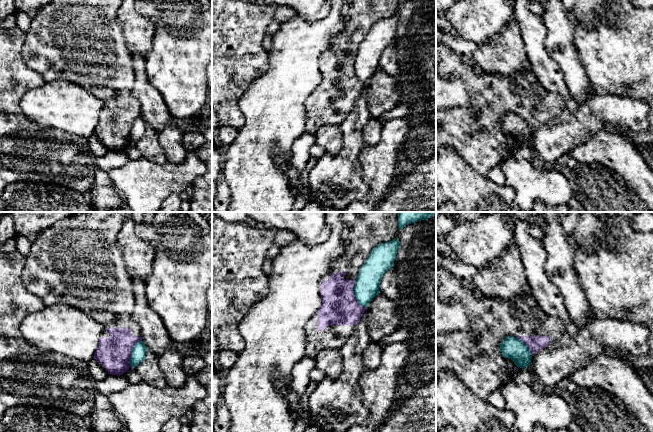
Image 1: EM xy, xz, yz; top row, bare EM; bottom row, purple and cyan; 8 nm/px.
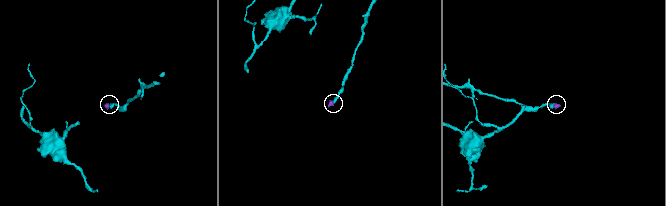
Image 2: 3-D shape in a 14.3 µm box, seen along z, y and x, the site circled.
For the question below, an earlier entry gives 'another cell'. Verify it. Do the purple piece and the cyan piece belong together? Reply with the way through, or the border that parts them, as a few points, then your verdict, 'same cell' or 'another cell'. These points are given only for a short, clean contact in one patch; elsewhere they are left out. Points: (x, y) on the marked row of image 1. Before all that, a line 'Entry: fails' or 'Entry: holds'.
Entry: holds
border along xz (354, 280), (354, 297), (360, 305), (365, 307); another cell

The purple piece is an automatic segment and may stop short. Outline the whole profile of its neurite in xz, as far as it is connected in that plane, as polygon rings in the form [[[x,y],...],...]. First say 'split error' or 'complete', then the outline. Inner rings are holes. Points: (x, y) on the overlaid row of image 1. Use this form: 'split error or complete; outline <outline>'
split error; outline [[[344,212],[341,220],[344,224],[341,238],[345,250],[332,263],[331,274],[322,278],[322,305],[305,325],[305,352],[307,356],[314,358],[324,349],[341,348],[353,334],[366,310],[366,307],[358,304],[354,296],[355,279],[371,250],[382,243],[392,241],[398,230],[398,212]]]

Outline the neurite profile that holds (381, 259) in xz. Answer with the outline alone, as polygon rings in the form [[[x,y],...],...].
[[[394,238],[371,250],[355,279],[354,296],[360,306],[367,307],[379,293],[381,279],[392,269],[398,248],[399,241]]]

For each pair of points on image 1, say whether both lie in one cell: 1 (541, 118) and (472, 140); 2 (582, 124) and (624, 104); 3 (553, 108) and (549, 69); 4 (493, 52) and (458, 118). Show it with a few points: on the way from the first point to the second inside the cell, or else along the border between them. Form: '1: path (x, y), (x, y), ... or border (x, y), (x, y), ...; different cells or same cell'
1: path (522, 107), (498, 107), (484, 121); same cell
2: path (592, 116), (599, 109), (614, 109); same cell
3: border (536, 74), (539, 82), (556, 92), (566, 107); different cells
4: border (489, 73), (512, 76); different cells

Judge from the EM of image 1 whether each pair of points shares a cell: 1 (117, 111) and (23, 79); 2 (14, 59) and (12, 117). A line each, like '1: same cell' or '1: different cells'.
1: different cells
2: same cell

